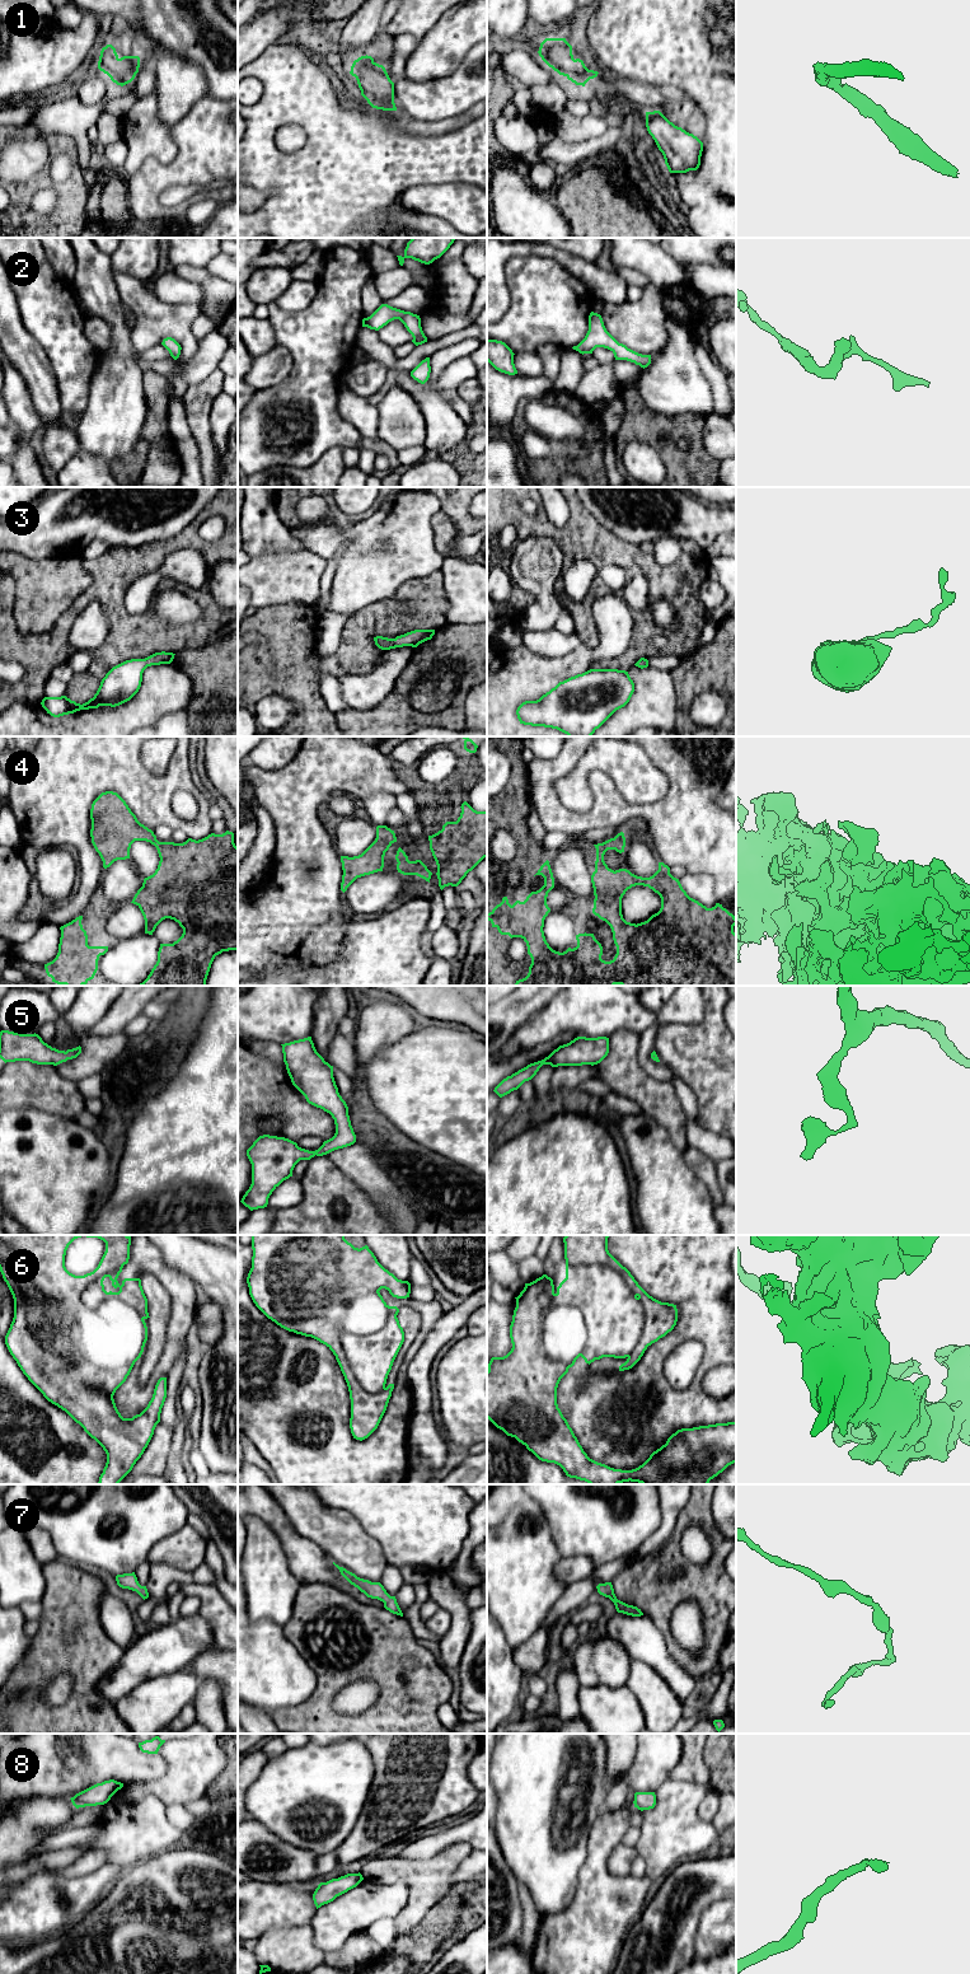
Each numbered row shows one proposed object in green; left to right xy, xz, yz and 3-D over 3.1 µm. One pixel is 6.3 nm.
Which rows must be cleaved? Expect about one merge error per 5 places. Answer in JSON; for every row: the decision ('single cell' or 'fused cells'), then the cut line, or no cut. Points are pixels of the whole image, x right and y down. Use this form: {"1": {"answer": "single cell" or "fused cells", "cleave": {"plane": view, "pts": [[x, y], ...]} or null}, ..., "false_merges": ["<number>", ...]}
{"1": {"answer": "single cell", "cleave": null}, "2": {"answer": "single cell", "cleave": null}, "3": {"answer": "single cell", "cleave": null}, "4": {"answer": "single cell", "cleave": null}, "5": {"answer": "single cell", "cleave": null}, "6": {"answer": "single cell", "cleave": null}, "7": {"answer": "single cell", "cleave": null}, "8": {"answer": "single cell", "cleave": null}, "false_merges": []}

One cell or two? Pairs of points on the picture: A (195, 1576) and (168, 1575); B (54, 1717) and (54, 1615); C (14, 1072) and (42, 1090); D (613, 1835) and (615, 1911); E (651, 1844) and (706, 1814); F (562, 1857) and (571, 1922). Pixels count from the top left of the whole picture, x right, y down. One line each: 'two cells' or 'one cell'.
A: one cell
B: one cell
C: one cell
D: one cell
E: two cells
F: two cells

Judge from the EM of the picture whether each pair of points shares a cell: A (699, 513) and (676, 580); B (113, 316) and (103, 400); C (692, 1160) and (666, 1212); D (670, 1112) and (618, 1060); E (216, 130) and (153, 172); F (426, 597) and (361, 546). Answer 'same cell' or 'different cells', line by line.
A: different cells
B: same cell
C: different cells
D: same cell
E: same cell
F: different cells

